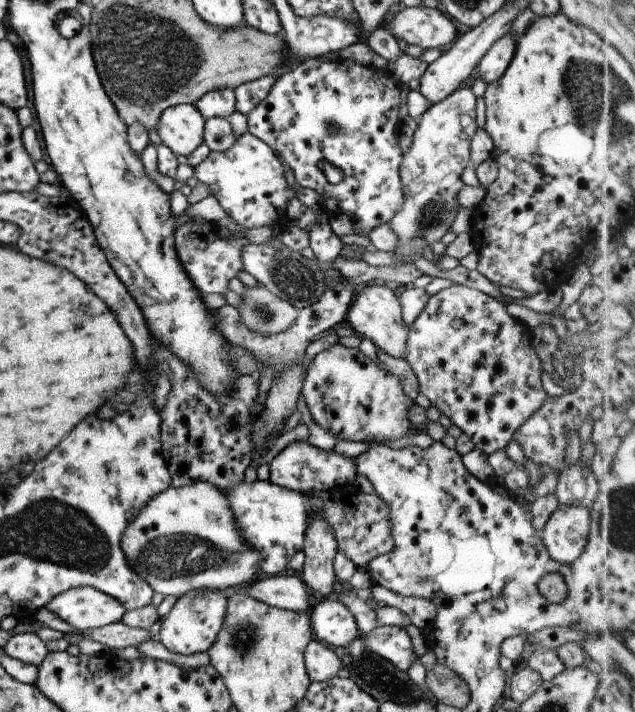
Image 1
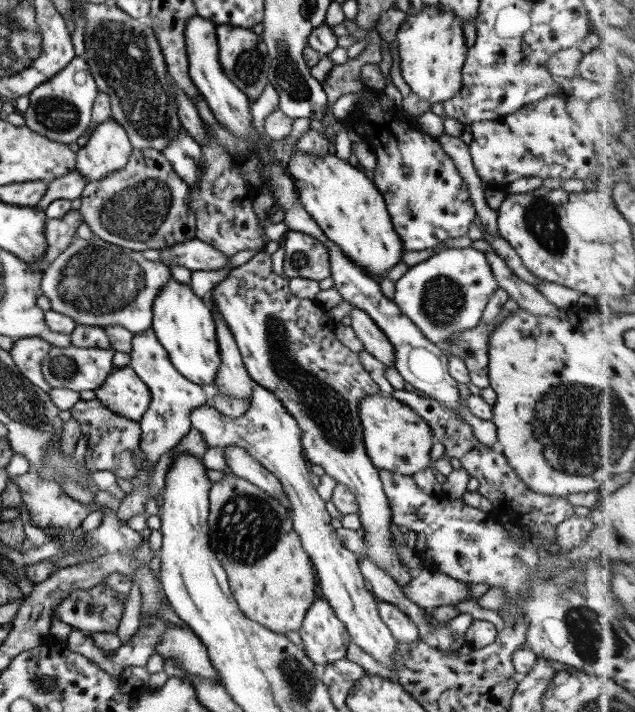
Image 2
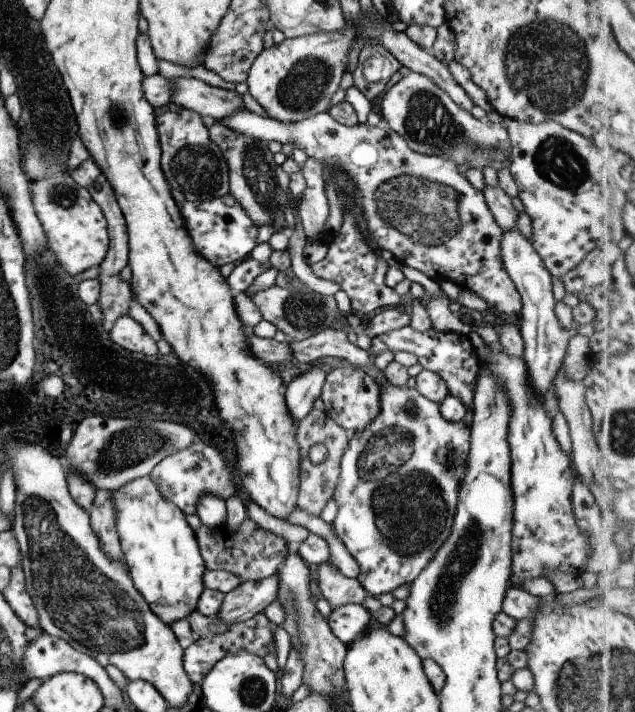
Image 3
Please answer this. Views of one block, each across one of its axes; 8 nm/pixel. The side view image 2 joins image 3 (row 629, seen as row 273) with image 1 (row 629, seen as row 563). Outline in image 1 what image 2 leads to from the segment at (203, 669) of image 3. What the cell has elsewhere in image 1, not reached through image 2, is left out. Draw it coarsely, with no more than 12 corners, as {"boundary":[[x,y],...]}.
{"boundary":[[404,628],[366,635],[367,650],[408,672],[418,656]]}

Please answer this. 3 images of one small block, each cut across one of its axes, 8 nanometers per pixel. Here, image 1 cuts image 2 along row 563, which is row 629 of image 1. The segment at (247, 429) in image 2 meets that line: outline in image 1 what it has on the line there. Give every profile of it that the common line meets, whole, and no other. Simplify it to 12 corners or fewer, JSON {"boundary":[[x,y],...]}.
{"boundary":[[335,597],[308,611],[313,637],[345,647],[360,636],[354,615]]}

